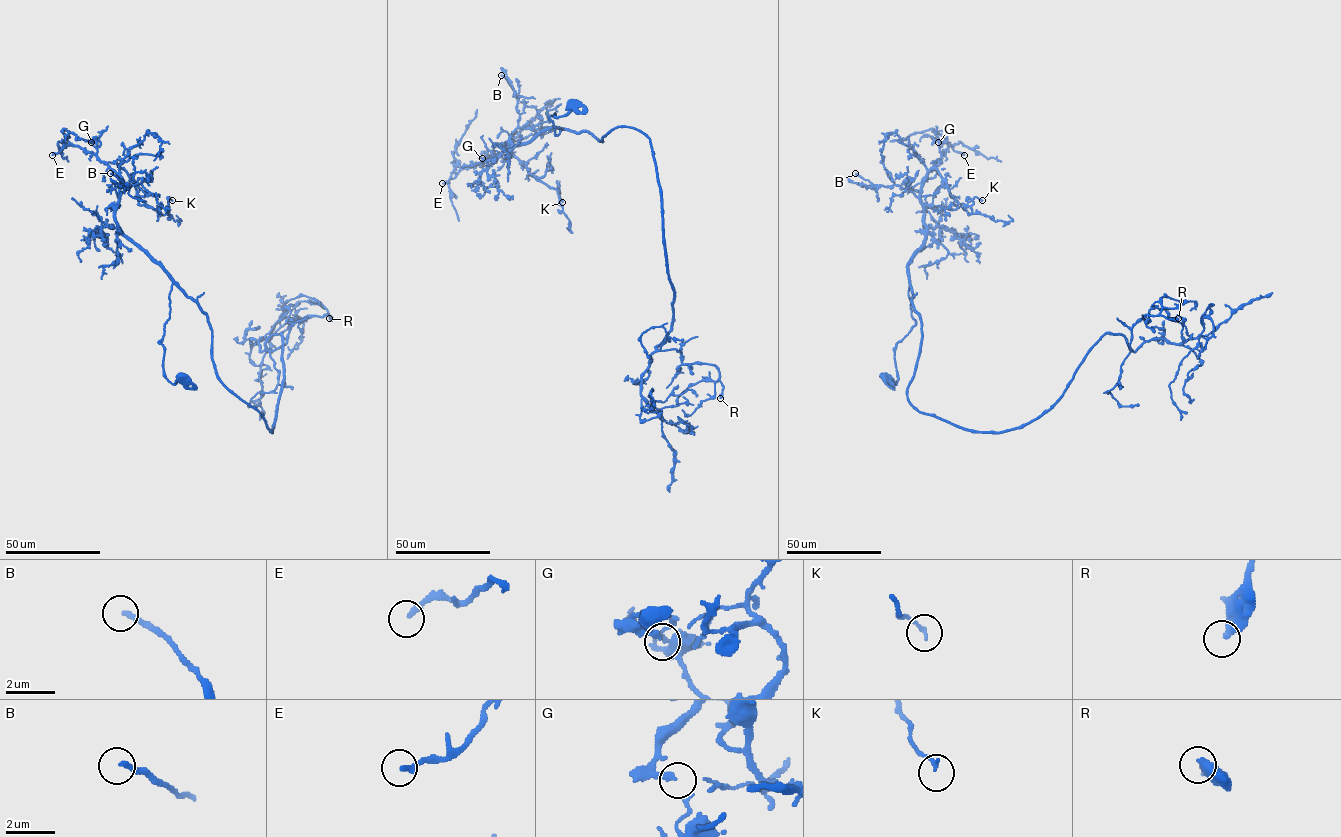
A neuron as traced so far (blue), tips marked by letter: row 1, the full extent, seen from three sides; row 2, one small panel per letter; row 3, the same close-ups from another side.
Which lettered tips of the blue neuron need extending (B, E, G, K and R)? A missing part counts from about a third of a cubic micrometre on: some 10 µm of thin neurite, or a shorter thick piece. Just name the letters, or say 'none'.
none

